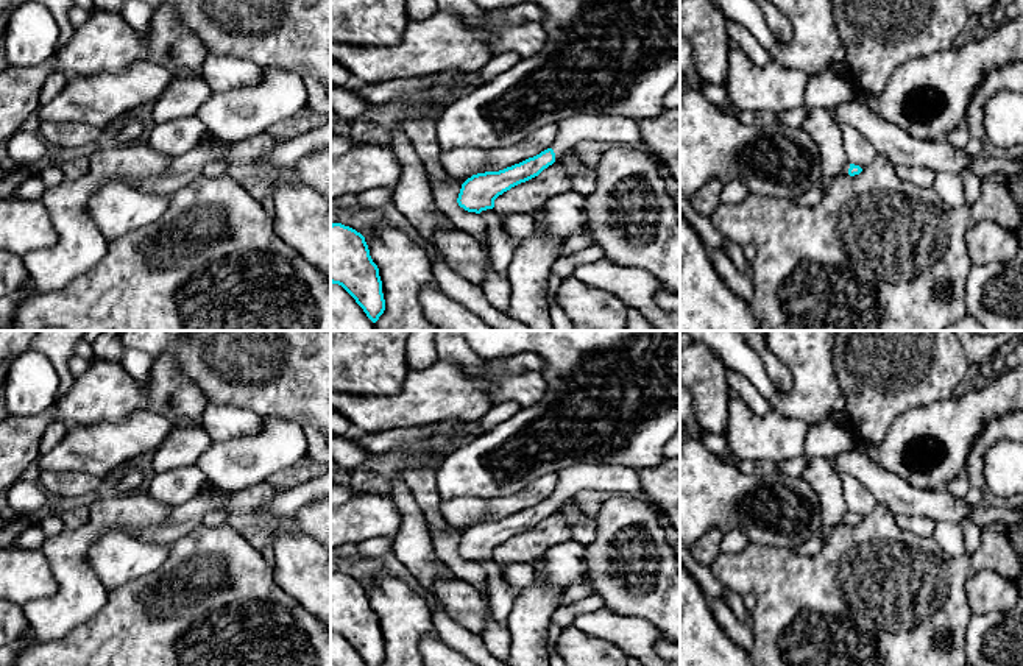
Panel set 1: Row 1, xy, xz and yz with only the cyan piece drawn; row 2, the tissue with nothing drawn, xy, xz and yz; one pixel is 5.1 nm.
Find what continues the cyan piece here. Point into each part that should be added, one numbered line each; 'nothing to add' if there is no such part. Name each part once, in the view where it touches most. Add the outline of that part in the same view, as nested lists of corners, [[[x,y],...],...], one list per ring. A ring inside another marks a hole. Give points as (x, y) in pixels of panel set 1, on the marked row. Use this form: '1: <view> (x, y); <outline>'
1: xz (615, 130); [[[577,114],[557,123],[558,133],[554,145],[555,159],[580,142],[608,142],[613,145],[642,147],[636,120],[607,114]]]

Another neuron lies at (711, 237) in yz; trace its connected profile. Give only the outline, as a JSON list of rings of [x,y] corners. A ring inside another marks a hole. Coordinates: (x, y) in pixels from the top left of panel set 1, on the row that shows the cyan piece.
[[[680,195],[680,214],[686,218],[686,221],[696,229],[700,236],[705,248],[708,251],[722,248],[727,251],[728,257],[735,264],[735,267],[745,276],[752,278],[753,268],[752,264],[745,260],[742,246],[727,240],[711,223],[708,217],[697,214],[689,200]]]

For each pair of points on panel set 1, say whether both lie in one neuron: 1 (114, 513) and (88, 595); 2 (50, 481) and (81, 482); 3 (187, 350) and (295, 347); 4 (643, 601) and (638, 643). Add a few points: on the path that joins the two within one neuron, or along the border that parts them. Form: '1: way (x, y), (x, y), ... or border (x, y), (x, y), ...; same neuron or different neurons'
1: way (94, 531), (78, 546), (78, 574); same neuron
2: way (58, 482), (74, 482); same neuron
3: way (214, 347), (269, 347); same neuron
4: border (605, 607), (623, 615), (643, 616), (663, 638); different neurons

